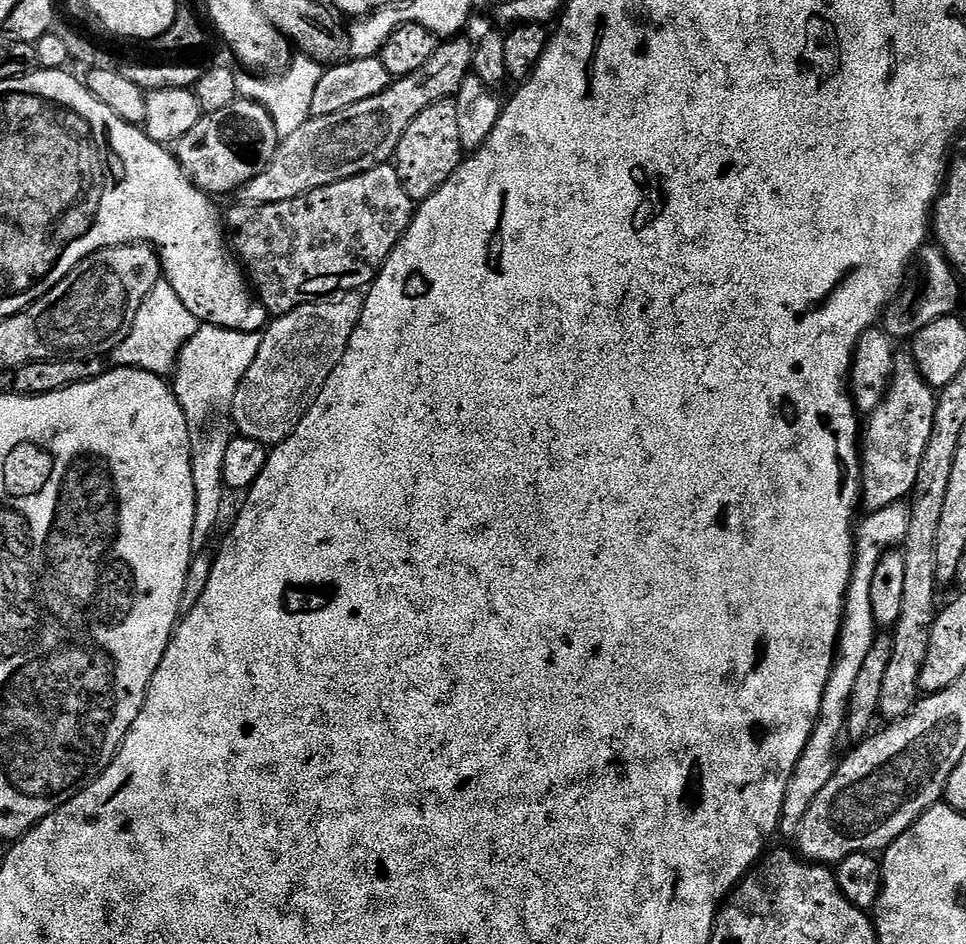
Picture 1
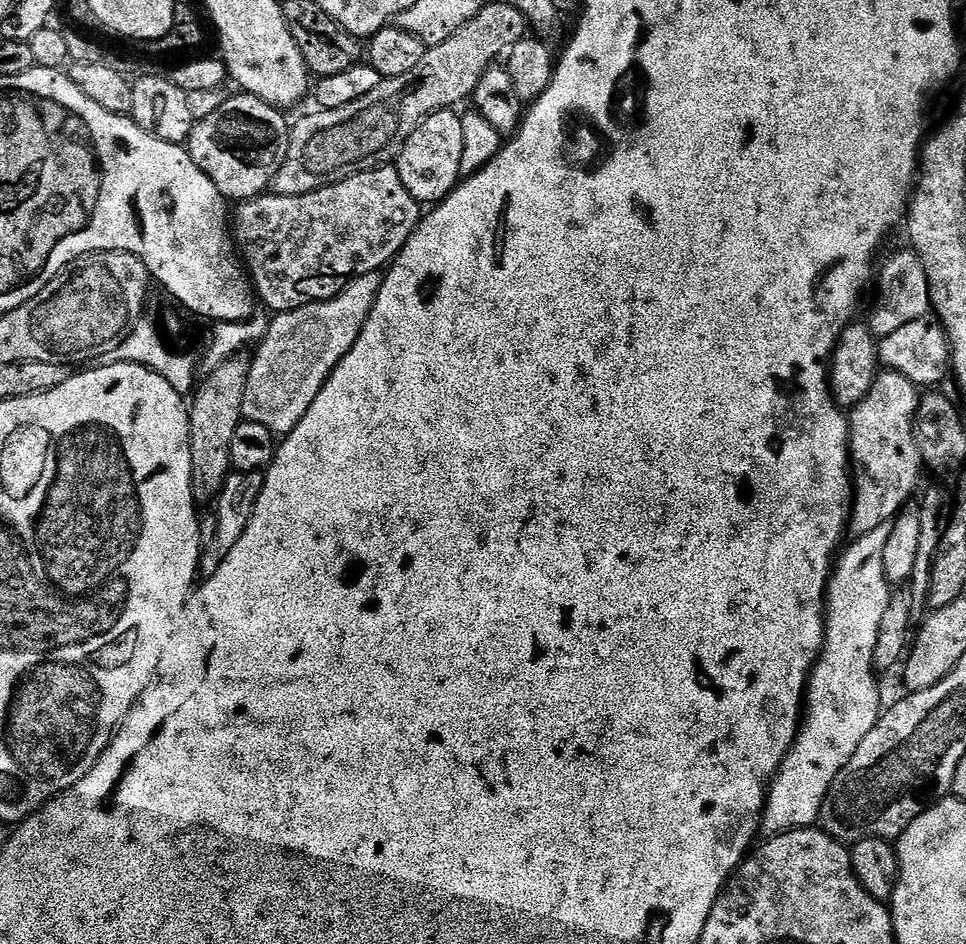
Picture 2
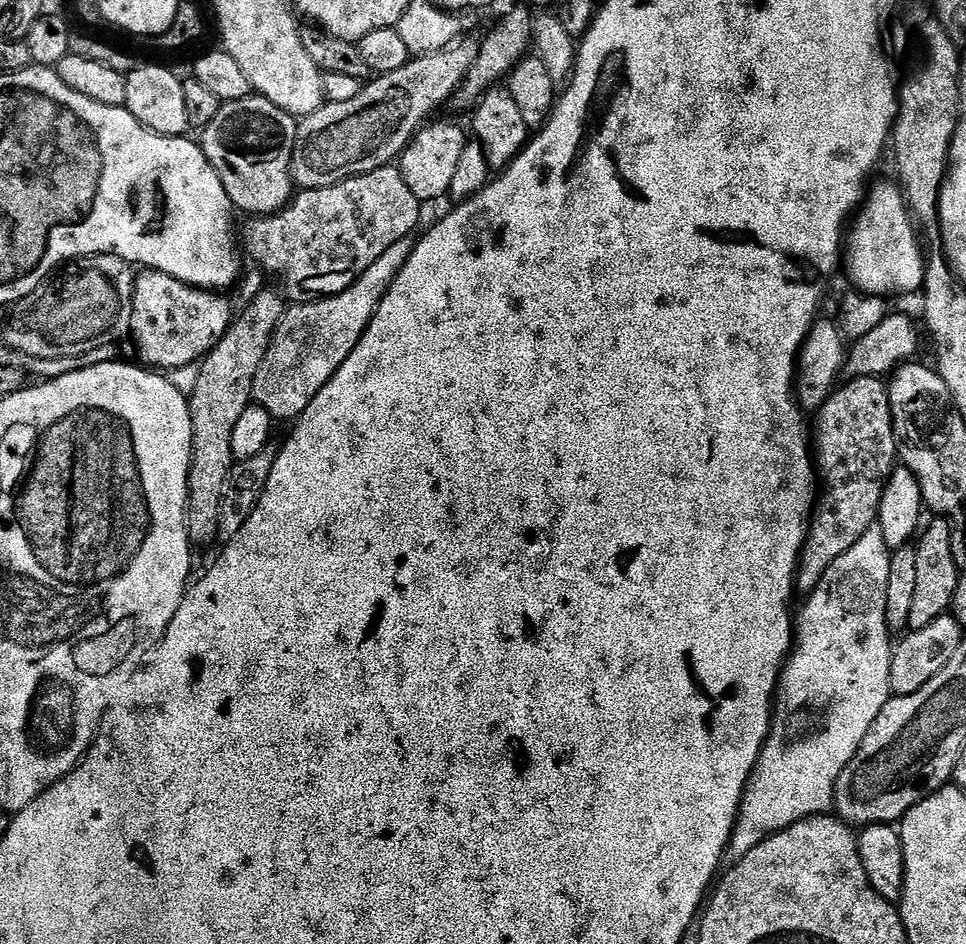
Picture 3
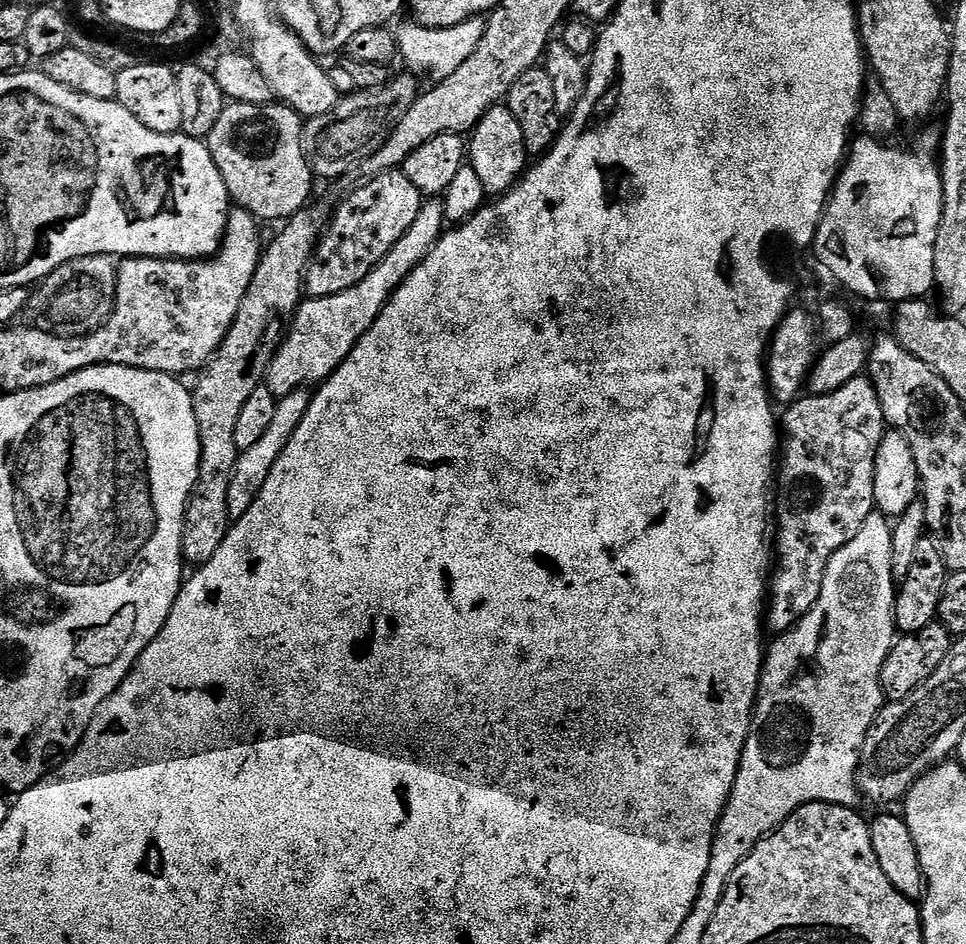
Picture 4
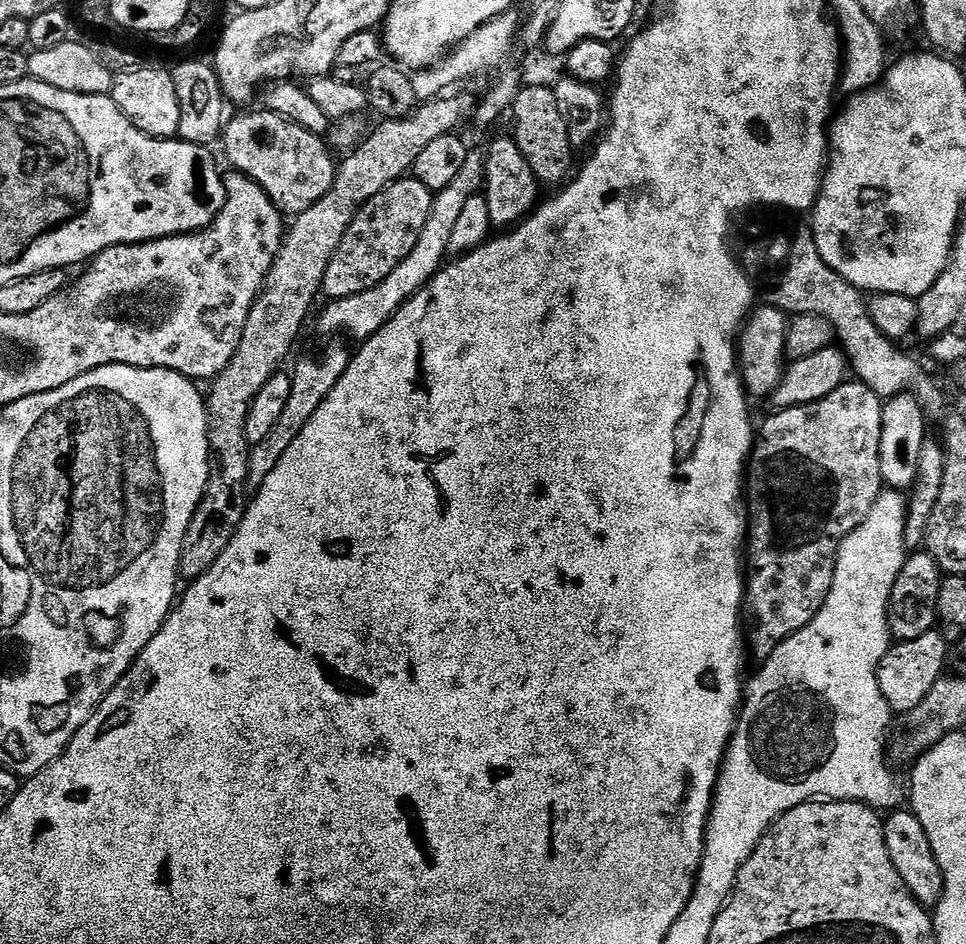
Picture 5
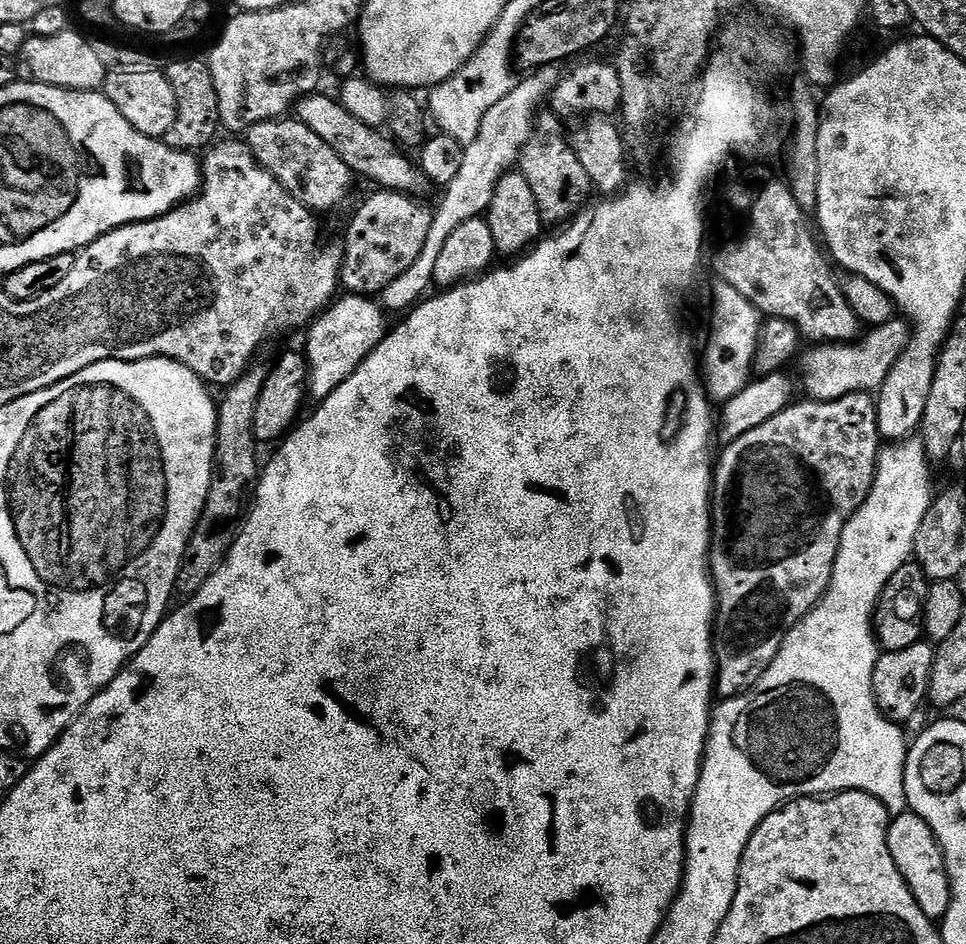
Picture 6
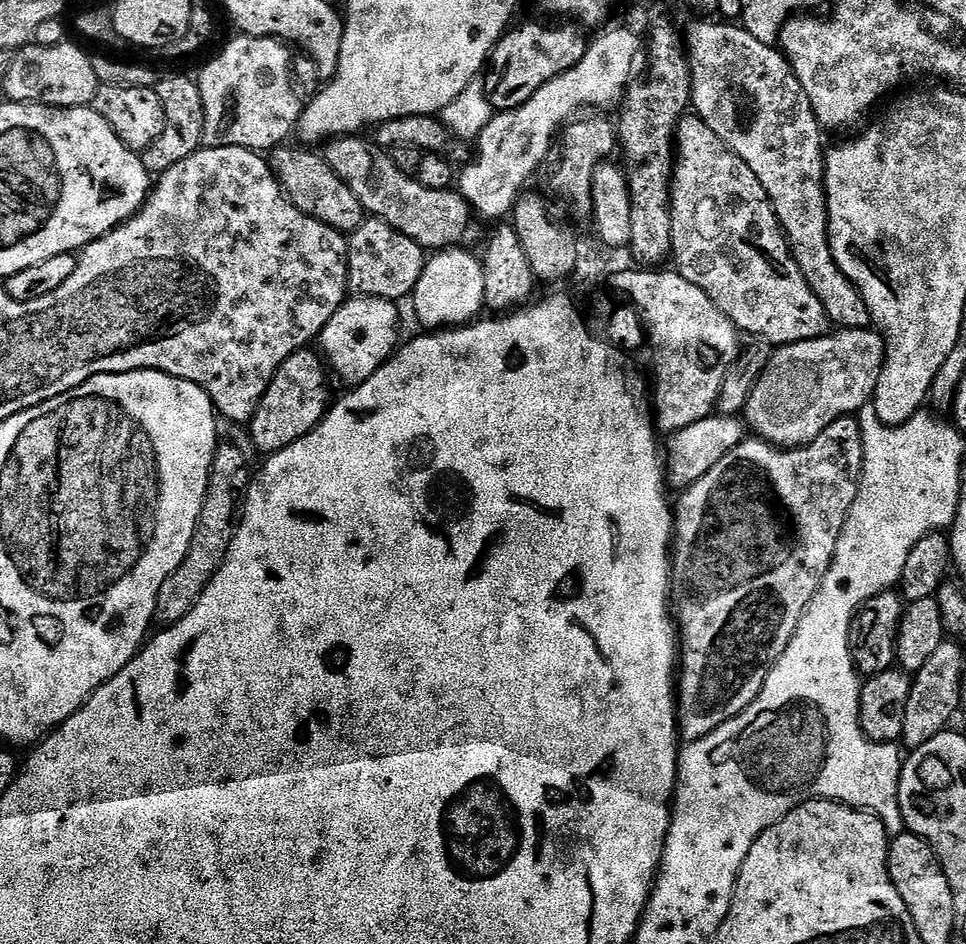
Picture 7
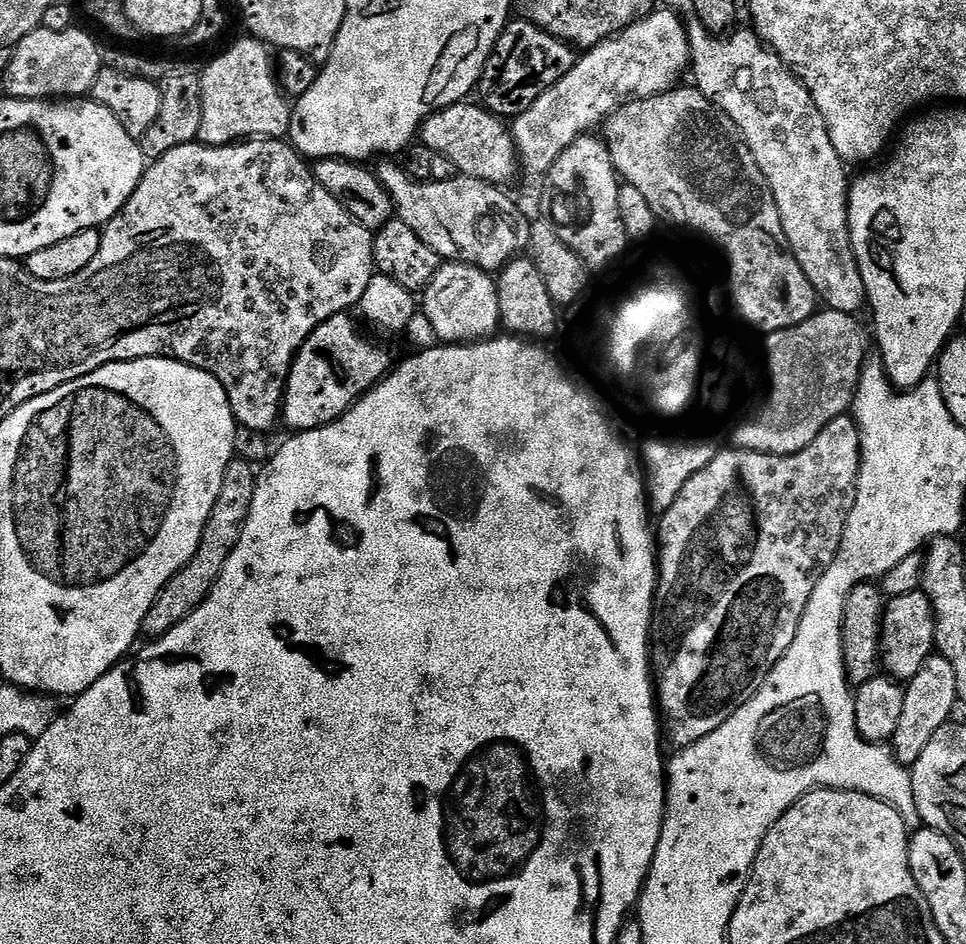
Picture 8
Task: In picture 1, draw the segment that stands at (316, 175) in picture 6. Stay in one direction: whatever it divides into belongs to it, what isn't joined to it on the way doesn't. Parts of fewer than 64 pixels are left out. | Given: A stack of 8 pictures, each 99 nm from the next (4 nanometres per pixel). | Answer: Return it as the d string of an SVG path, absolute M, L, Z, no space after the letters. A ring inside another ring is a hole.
M238 98L223 110L205 113L197 125L174 148L183 170L204 192L212 196L235 193L270 164L280 137L270 114L253 100Z

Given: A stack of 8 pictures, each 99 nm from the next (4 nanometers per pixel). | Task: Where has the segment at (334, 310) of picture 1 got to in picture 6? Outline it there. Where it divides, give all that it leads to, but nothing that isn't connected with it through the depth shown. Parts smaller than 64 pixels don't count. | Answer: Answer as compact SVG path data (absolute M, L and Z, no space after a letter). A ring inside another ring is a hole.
M536 70L525 75L528 77L525 80L523 77L516 87L510 90L510 94L506 94L506 98L502 98L498 106L492 107L486 118L482 118L478 138L466 145L458 175L454 177L454 182L450 182L443 189L444 197L441 198L440 205L435 205L433 221L430 223L430 232L426 234L426 246L422 246L422 254L418 254L417 261L414 266L410 266L410 270L406 270L394 282L384 287L382 304L389 313L404 314L421 303L422 297L429 291L427 288L433 287L434 262L438 262L438 254L442 254L442 246L446 246L446 238L450 238L450 234L454 234L454 230L458 230L462 222L475 220L487 213L498 182L507 172L517 167L520 149L524 148L532 137L532 128L542 108L540 103L549 99L548 74L547 71Z

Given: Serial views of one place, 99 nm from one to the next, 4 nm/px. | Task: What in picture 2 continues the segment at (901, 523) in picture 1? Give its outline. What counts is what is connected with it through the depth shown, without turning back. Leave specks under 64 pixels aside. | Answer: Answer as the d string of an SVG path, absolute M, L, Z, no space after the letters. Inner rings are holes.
M891 523L882 524L865 536L855 537L851 541L853 544L839 553L828 577L823 647L812 675L808 678L806 707L802 712L796 741L784 755L784 761L769 787L768 799L764 801L762 832L765 837L790 832L793 828L810 828L819 821L820 807L834 778L840 773L842 766L846 766L846 762L854 758L854 750L858 750L862 738L866 738L866 734L874 730L882 715L880 692L876 689L878 676L873 669L872 658L874 645L878 642L878 626L882 623L882 613L886 611L890 599L890 585L884 577L882 566L882 550L886 546L886 538L890 538L891 529Z

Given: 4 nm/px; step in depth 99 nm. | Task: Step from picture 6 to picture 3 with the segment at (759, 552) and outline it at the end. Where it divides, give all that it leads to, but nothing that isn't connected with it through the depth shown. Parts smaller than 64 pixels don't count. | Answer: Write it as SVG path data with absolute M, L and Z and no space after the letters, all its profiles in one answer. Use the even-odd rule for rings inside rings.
M857 376L841 383L831 398L822 405L814 416L814 463L822 491L816 501L812 523L808 526L808 537L800 551L800 566L796 570L794 585L797 593L810 594L822 582L826 570L866 530L870 530L880 514L880 503L884 493L884 483L898 464L898 445L892 425L892 407L888 397L888 385L878 376Z

